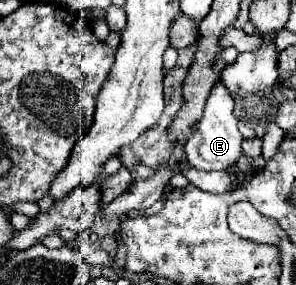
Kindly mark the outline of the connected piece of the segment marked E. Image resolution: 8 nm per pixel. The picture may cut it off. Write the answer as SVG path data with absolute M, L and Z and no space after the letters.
M218 84L206 102L204 116L196 124L192 138L184 144L186 158L194 168L198 168L198 170L228 170L242 156L242 140L244 138L238 130L238 118L232 114L232 108L234 108L232 96L228 96L228 90L224 88L224 84Z

